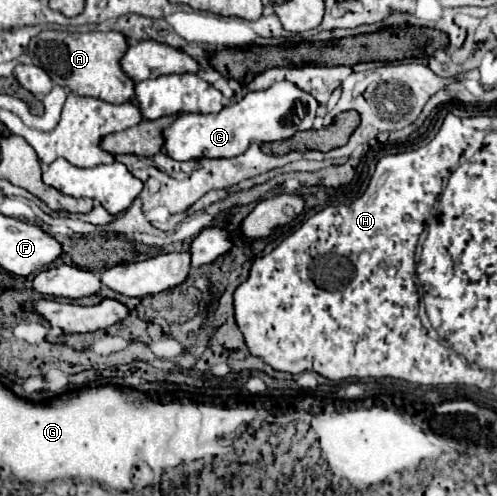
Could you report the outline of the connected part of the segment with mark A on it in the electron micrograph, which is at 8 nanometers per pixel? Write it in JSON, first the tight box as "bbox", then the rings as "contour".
{"bbox":[27,30,135,104],"contour":[[[45,30],[39,36],[35,36],[29,42],[27,54],[33,58],[33,64],[41,66],[53,80],[53,84],[69,88],[77,96],[95,96],[101,100],[107,100],[109,104],[125,104],[135,96],[135,82],[123,72],[121,68],[121,58],[127,52],[129,44],[123,40],[121,32],[61,32],[61,30]]]}

